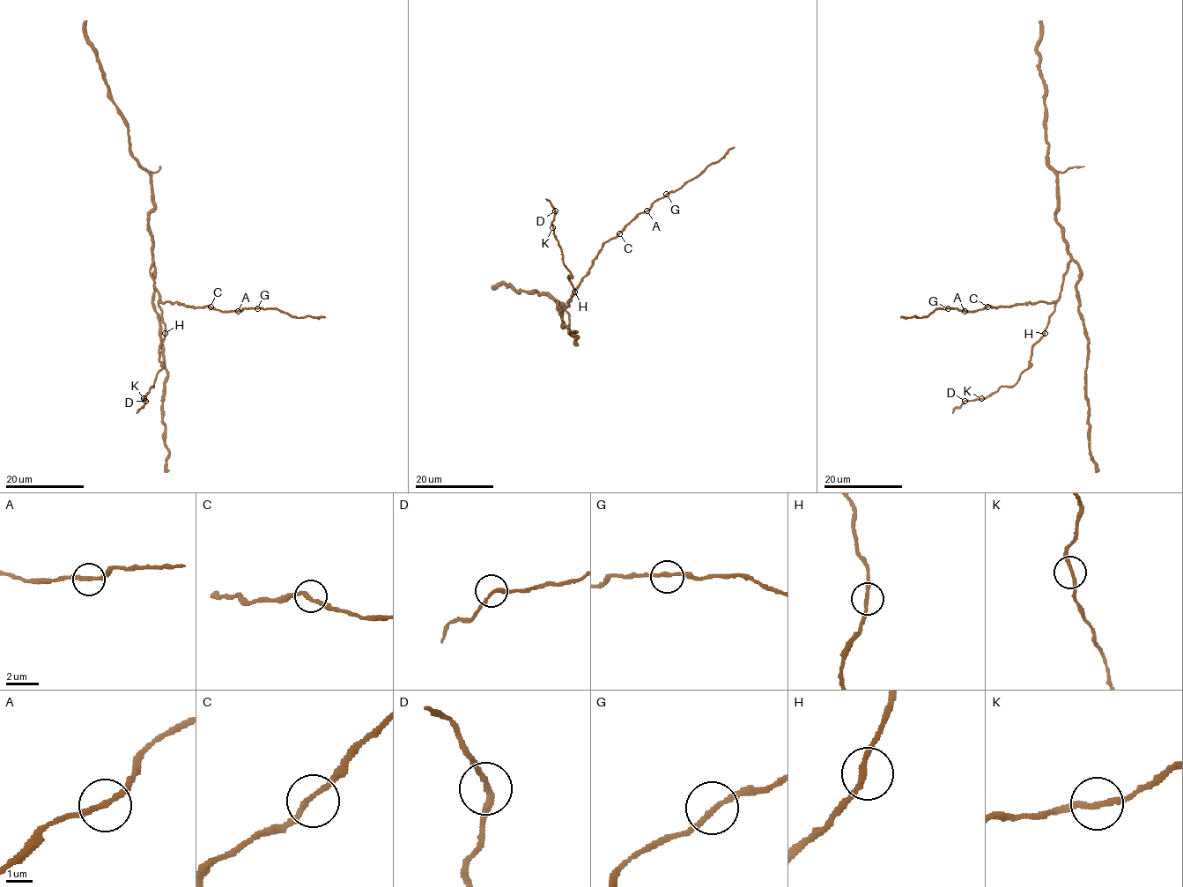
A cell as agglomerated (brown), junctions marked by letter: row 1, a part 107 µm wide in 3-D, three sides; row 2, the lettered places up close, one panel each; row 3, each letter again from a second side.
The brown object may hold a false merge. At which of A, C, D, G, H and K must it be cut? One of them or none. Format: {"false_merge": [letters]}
{"false_merge": []}

